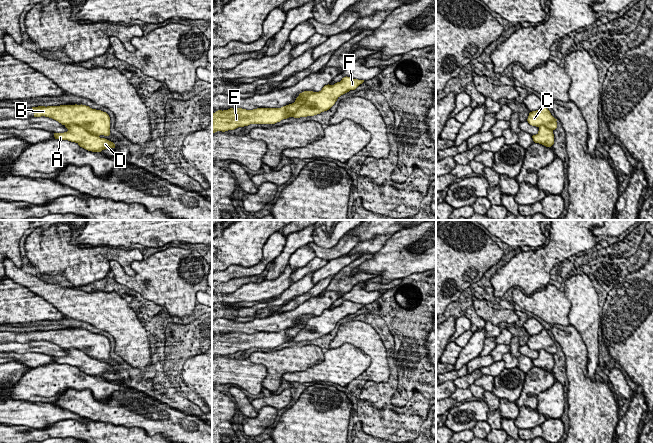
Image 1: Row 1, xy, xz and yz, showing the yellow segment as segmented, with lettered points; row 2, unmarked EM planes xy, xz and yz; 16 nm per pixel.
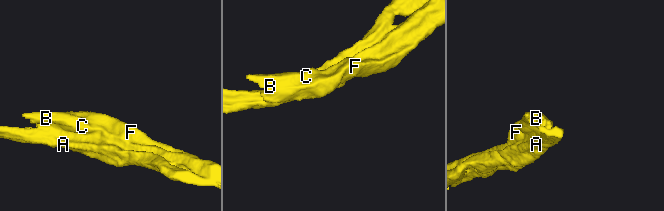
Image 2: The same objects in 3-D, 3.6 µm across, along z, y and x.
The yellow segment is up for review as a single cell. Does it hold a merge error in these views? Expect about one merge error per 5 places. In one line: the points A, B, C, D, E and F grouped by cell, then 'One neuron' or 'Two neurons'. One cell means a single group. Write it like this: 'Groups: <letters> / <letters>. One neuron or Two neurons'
Groups: A D E / B C F. Two neurons

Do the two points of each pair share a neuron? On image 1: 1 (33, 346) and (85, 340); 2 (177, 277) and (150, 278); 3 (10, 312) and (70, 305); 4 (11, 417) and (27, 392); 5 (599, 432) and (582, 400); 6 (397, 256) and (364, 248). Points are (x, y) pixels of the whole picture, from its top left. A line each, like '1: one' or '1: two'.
1: two
2: one
3: two
4: two
5: one
6: two

